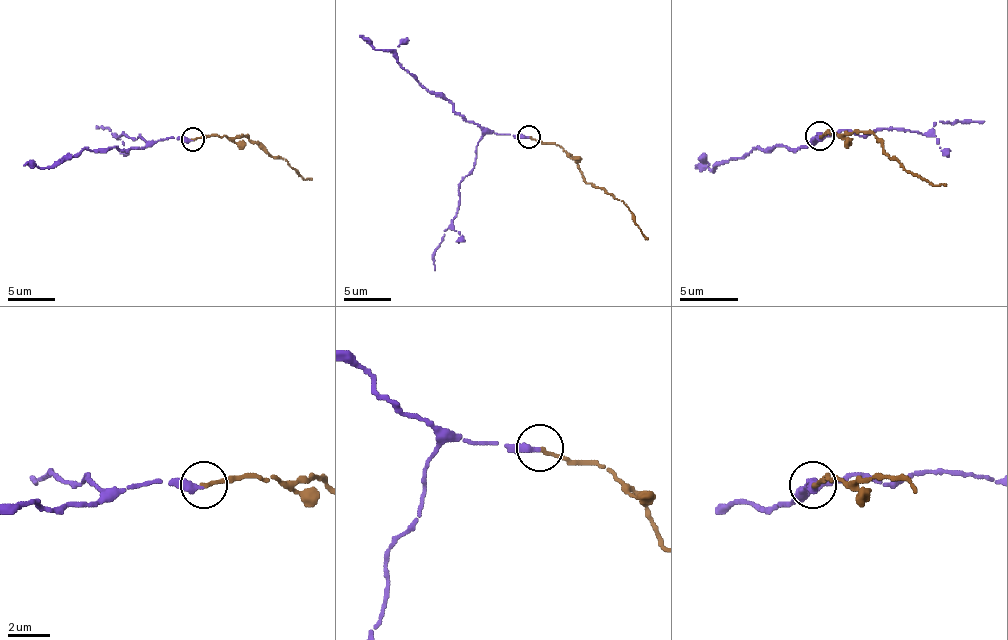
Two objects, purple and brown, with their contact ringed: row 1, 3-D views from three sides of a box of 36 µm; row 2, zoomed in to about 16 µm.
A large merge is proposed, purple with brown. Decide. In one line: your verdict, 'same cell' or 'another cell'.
same cell

